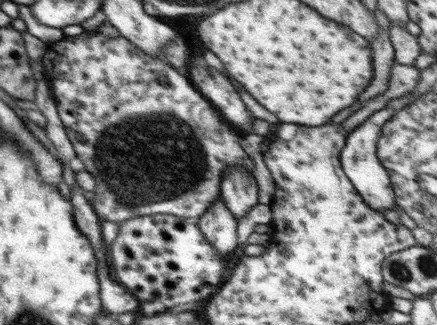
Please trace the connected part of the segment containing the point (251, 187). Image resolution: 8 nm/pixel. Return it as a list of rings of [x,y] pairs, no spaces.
[[[228,167],[223,172],[221,199],[239,220],[258,204],[258,185],[252,173],[244,167]]]

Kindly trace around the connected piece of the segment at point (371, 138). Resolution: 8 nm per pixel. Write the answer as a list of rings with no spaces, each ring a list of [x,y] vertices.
[[[387,107],[374,112],[366,122],[362,122],[360,126],[355,128],[354,132],[356,134],[352,132],[346,138],[345,145],[340,153],[343,171],[348,179],[350,179],[352,185],[354,185],[356,191],[358,191],[358,194],[372,209],[376,209],[386,215],[389,214],[390,216],[394,215],[394,210],[397,210],[398,206],[396,206],[395,190],[392,190],[392,182],[388,169],[380,162],[377,156],[377,144],[382,126],[384,126],[384,123],[389,118],[392,118],[394,112],[396,112],[395,109]]]

